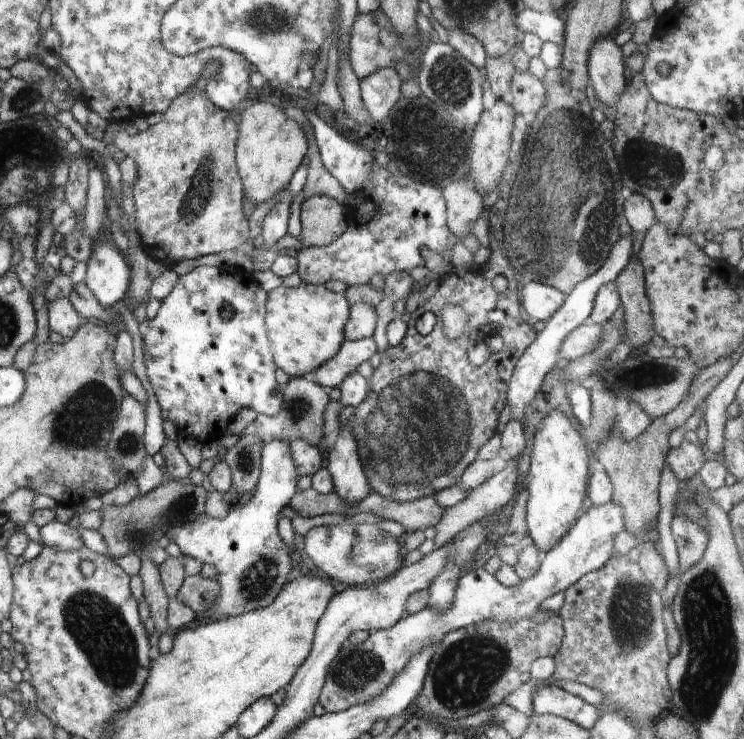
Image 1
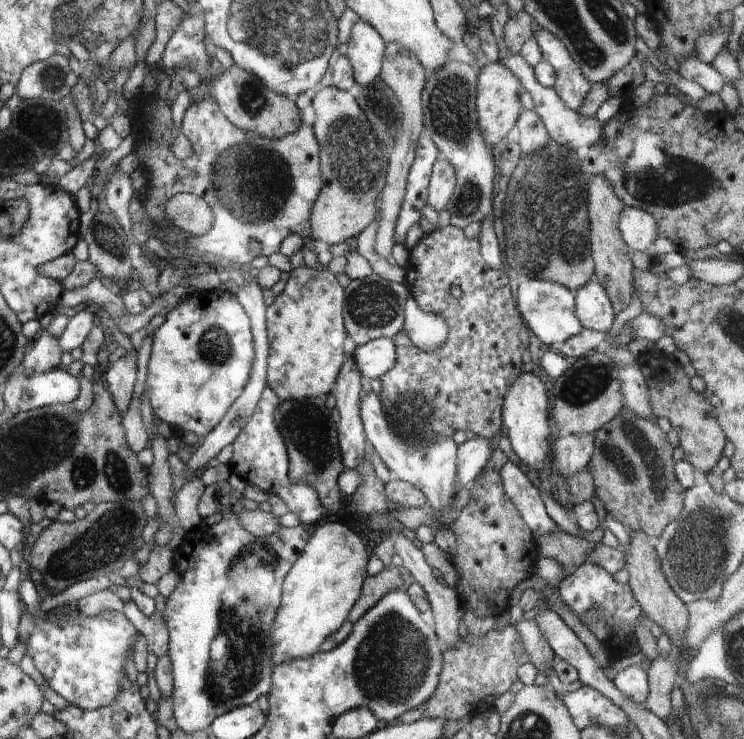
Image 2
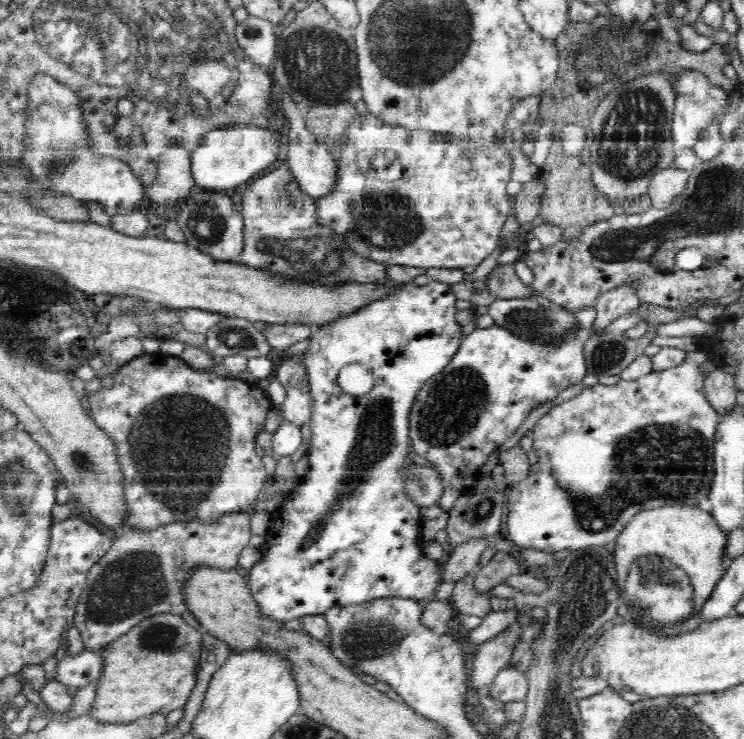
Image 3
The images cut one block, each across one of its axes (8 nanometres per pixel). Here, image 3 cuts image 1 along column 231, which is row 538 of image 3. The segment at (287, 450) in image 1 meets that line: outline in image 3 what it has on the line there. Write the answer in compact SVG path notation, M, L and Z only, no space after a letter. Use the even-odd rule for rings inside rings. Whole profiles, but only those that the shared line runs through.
M700 350L688 352L679 366L662 370L662 372L650 372L650 374L646 374L646 376L642 376L633 382L626 382L626 380L621 379L614 386L604 386L604 384L598 383L595 386L584 388L575 398L552 407L533 428L533 447L538 461L530 468L529 475L524 480L507 486L508 517L503 525L505 530L503 536L518 548L536 548L536 550L542 550L546 553L558 552L564 550L564 548L569 550L582 549L600 546L600 544L613 544L618 534L640 512L675 505L697 507L700 500L708 497L714 478L714 442L716 427L721 420L721 416L706 399L704 391L704 380L707 377L702 374L700 367L706 364L709 359L708 354Z

